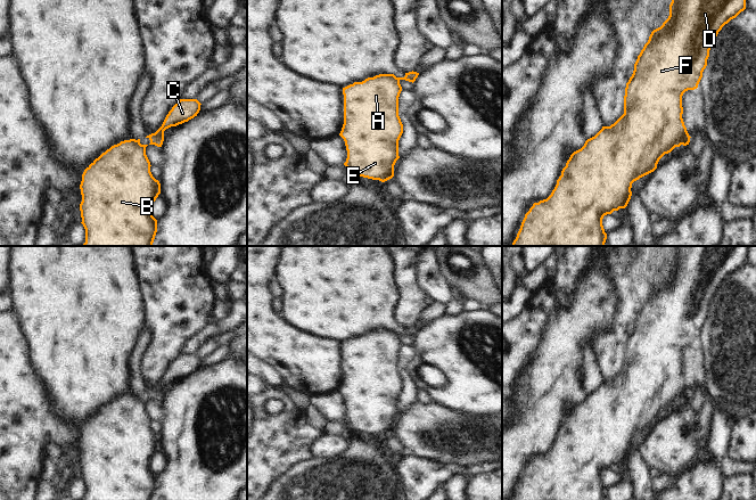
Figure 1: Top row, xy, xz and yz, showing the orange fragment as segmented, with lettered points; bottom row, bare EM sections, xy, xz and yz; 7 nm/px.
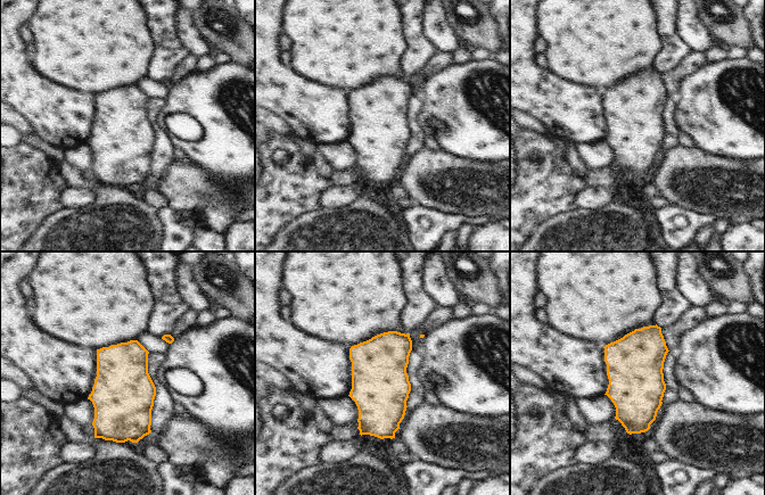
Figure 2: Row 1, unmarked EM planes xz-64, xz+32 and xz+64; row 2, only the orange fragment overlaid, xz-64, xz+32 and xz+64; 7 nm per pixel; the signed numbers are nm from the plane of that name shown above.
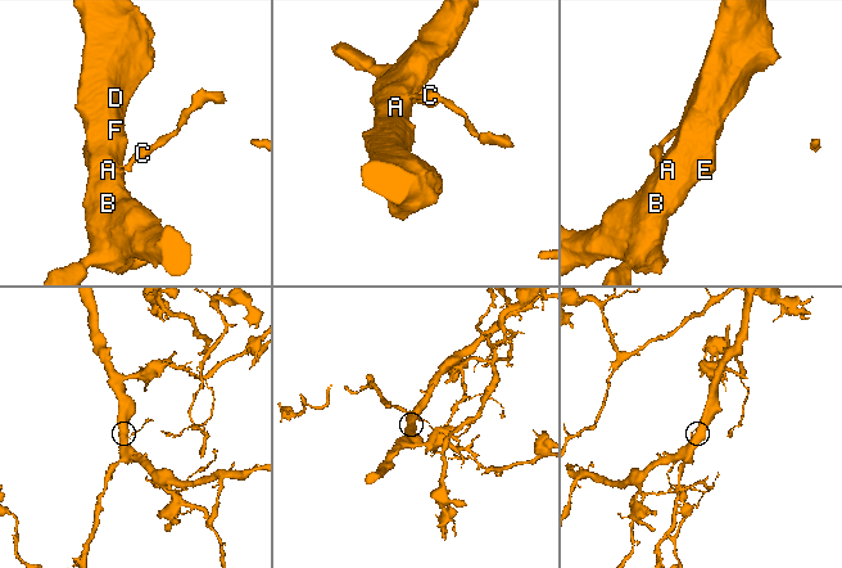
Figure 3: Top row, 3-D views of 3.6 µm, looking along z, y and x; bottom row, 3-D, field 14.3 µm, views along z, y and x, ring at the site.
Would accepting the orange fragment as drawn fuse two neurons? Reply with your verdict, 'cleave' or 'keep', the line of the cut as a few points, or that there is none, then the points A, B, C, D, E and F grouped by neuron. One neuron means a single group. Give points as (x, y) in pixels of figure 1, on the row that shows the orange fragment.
cleave; cut in xz along (389, 74), (399, 80); A B D E F / C

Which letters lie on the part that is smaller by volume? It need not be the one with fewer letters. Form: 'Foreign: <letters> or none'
Foreign: C

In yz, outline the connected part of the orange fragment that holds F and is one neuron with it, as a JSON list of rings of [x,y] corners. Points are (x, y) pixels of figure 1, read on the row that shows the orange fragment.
[[[672,0],[669,5],[669,16],[663,25],[654,30],[649,36],[648,42],[641,50],[634,64],[634,71],[625,88],[624,96],[624,114],[610,126],[602,126],[602,129],[592,138],[587,139],[584,146],[574,151],[561,171],[561,175],[557,180],[557,185],[551,195],[539,203],[534,203],[529,211],[525,214],[520,229],[511,246],[605,246],[607,233],[602,226],[602,219],[614,211],[625,208],[632,196],[632,183],[640,178],[654,172],[657,169],[659,159],[671,153],[675,147],[681,145],[687,146],[690,142],[690,136],[684,125],[682,114],[682,96],[688,90],[695,90],[702,77],[702,72],[707,66],[709,50],[712,43],[717,36],[722,27],[731,19],[736,18],[741,11],[746,9],[746,0]]]

